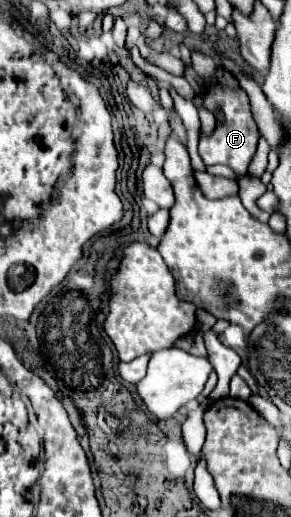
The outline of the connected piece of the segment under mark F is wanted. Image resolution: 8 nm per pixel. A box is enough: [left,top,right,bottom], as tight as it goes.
[198,85,260,177]

